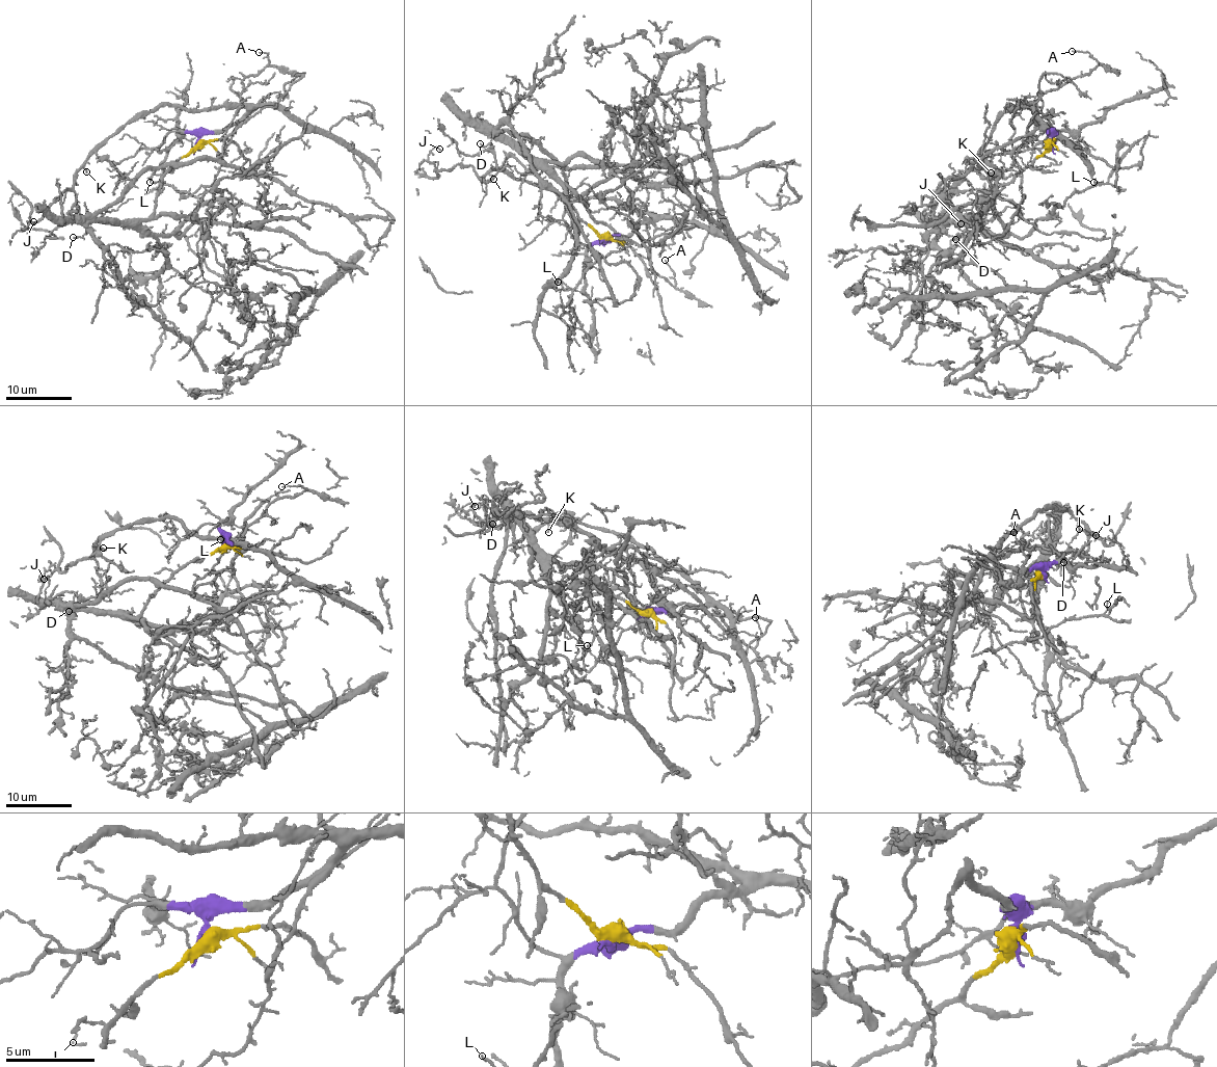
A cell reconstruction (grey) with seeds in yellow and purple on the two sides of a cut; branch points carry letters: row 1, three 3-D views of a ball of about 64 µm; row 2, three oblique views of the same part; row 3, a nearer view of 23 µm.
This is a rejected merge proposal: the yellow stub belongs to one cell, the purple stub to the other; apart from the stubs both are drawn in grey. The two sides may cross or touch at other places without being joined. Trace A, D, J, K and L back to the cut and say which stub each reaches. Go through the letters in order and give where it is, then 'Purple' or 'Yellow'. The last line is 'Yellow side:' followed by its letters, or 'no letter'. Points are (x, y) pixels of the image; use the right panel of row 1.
A: Place: (1072, 51). Purple
D: Place: (955, 239). Yellow
J: Place: (961, 223). Purple
K: Place: (991, 172). Purple
L: Place: (1093, 182). Yellow
Yellow side: D, L

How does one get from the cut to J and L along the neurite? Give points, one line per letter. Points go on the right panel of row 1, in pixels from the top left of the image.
J: (1051, 144), (1030, 108), (1009, 105), (981, 152), (990, 187), (977, 193), (980, 224), (972, 233), (961, 223)
L: (1051, 144), (986, 197), (977, 223), (995, 235), (1025, 236), (1036, 220), (1071, 195), (1102, 183), (1093, 181)

